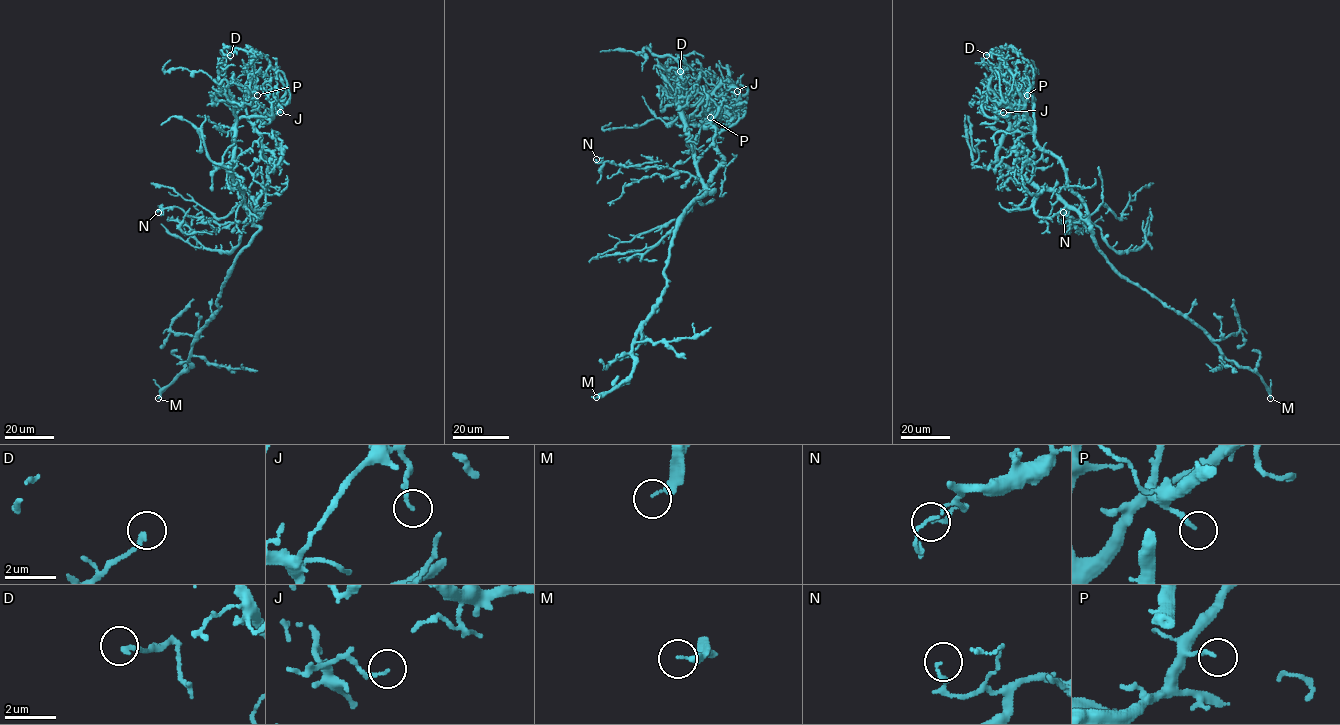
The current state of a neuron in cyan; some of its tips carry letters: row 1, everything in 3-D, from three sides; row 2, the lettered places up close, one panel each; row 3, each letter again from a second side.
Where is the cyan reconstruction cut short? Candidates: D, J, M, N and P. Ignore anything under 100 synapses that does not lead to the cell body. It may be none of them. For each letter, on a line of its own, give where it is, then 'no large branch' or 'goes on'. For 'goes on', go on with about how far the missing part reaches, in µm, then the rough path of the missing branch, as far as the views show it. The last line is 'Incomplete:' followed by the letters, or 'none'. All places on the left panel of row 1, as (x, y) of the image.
D: at (230, 55); no large branch
J: at (280, 112); no large branch
M: at (158, 398); goes on; about 35 µm are missing; missing branch runs (158, 398), (134, 418), (127, 434)
N: at (158, 212); no large branch
P: at (257, 95); no large branch
Incomplete: M

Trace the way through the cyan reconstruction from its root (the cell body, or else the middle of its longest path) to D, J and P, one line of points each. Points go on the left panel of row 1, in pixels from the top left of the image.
D: (254, 235), (259, 228), (246, 210), (243, 195), (230, 171), (236, 112), (218, 84), (220, 50), (230, 55)
J: (254, 235), (259, 228), (246, 210), (243, 195), (230, 171), (233, 126), (241, 117), (273, 117), (280, 112)
P: (254, 235), (259, 228), (254, 221), (255, 200), (267, 183), (267, 161), (243, 101), (252, 92), (257, 95)

